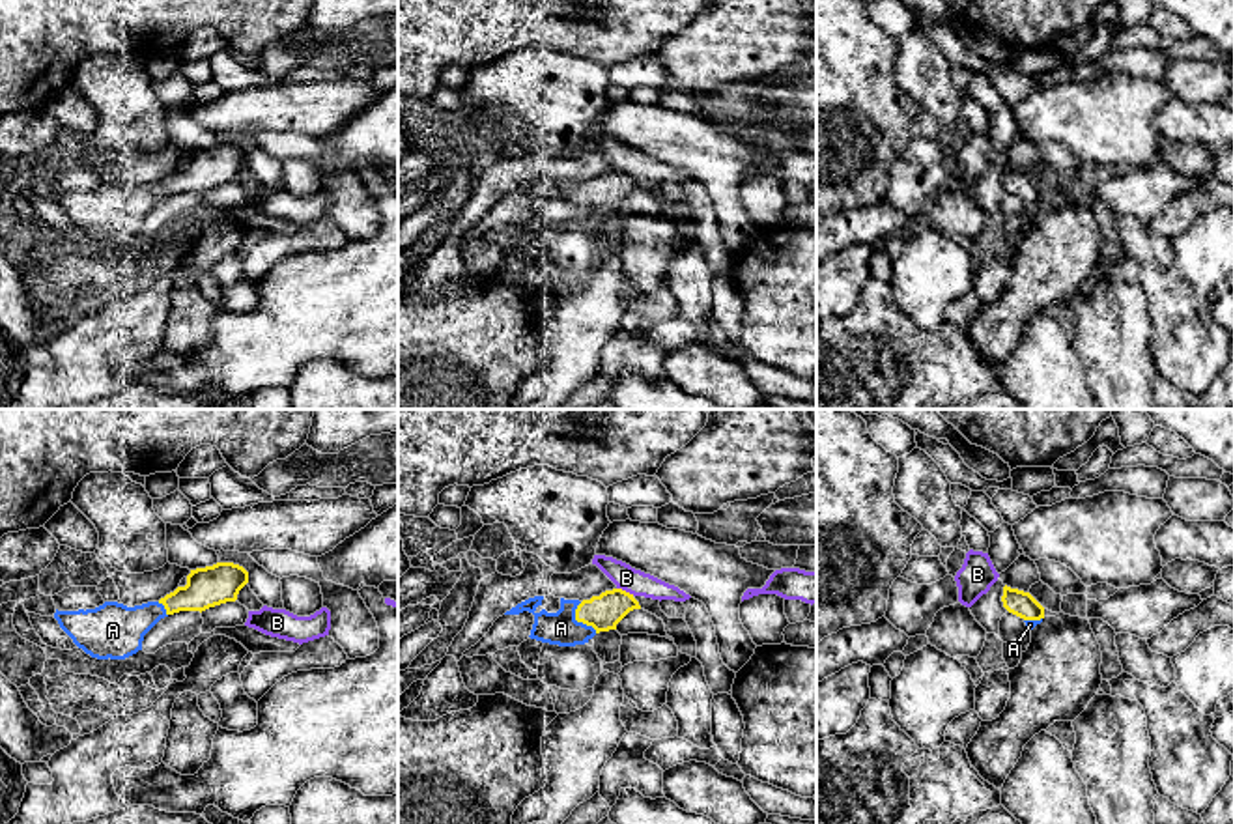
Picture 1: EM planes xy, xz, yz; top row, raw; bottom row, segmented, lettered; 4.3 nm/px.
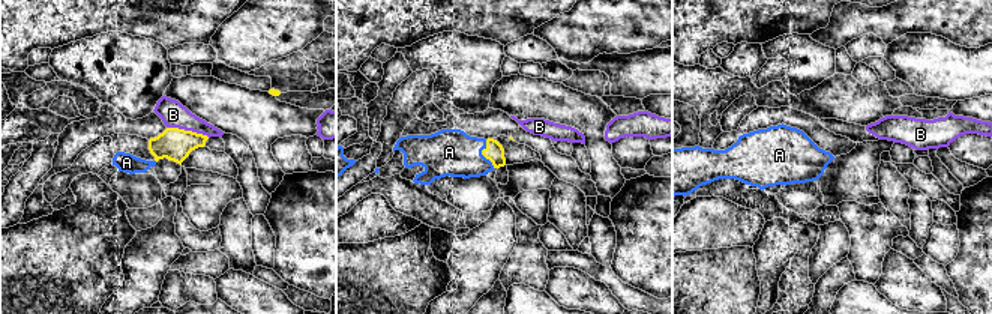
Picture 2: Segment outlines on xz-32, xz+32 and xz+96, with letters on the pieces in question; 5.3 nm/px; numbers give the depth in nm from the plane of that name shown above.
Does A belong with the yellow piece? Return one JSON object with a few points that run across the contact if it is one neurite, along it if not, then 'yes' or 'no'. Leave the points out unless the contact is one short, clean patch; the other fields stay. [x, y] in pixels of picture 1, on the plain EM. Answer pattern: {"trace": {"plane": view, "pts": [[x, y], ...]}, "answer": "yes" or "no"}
{"answer": "yes"}

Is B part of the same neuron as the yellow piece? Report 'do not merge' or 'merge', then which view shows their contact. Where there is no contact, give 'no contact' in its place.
do not merge | xz

